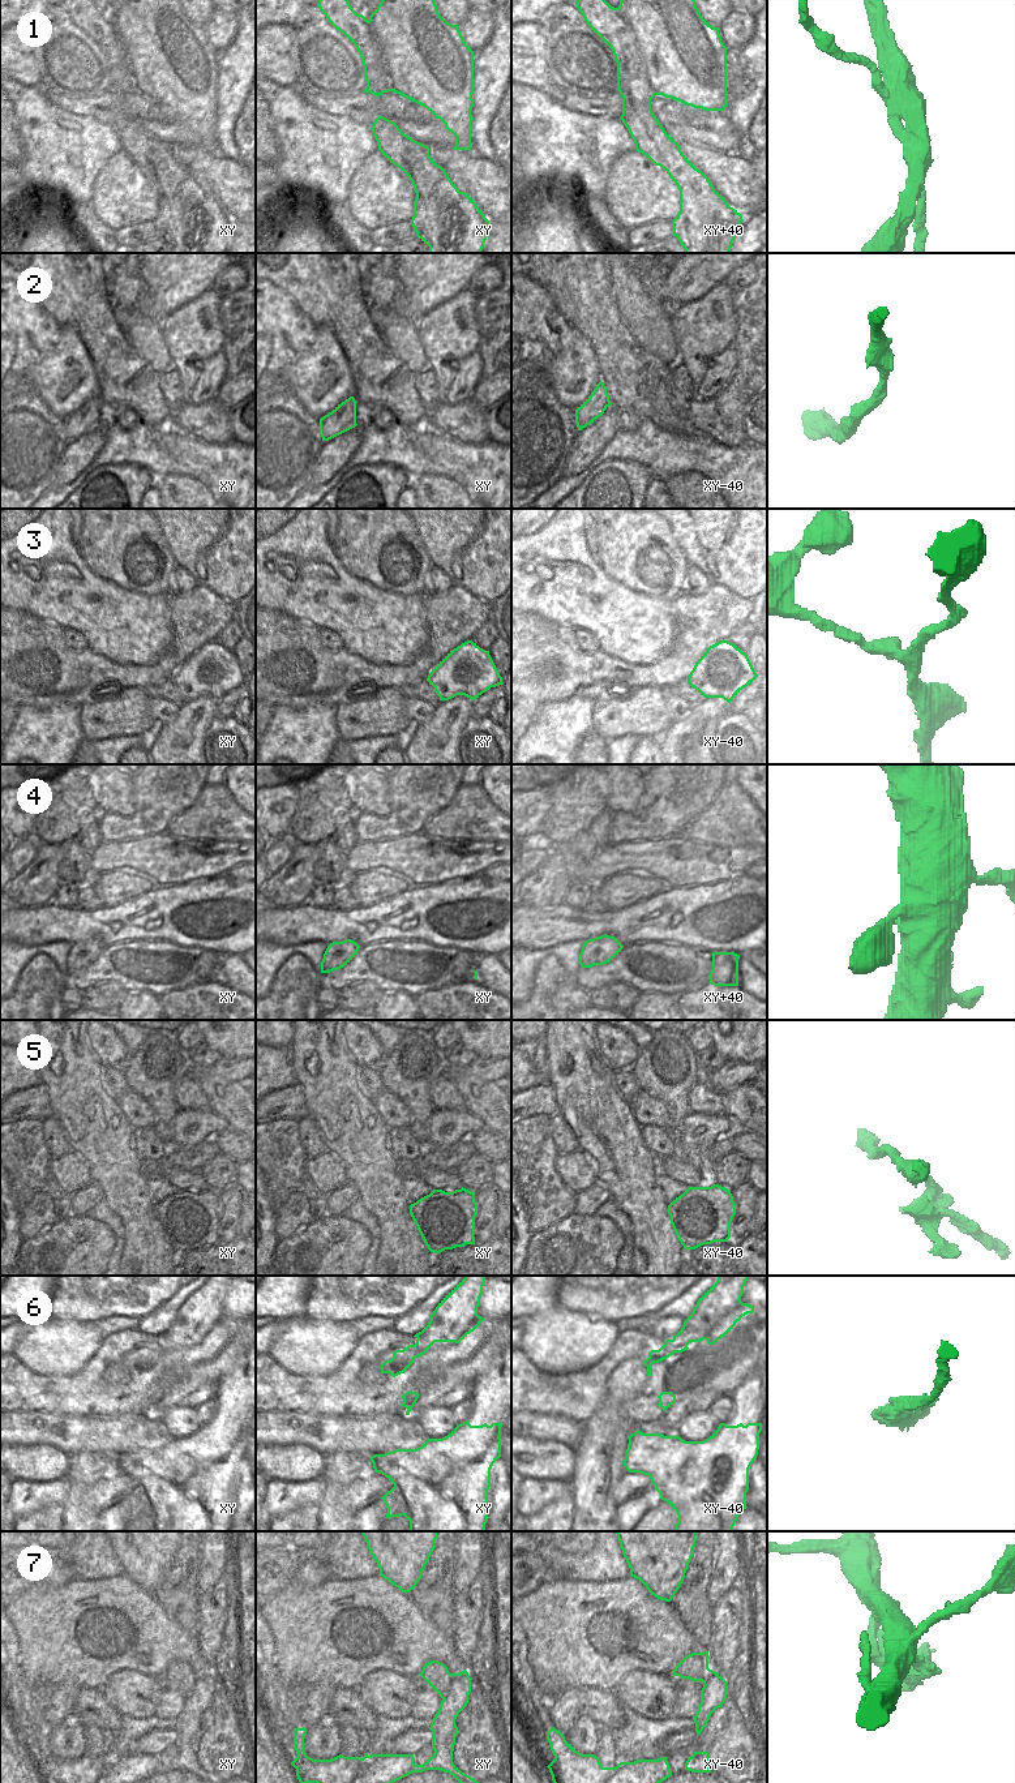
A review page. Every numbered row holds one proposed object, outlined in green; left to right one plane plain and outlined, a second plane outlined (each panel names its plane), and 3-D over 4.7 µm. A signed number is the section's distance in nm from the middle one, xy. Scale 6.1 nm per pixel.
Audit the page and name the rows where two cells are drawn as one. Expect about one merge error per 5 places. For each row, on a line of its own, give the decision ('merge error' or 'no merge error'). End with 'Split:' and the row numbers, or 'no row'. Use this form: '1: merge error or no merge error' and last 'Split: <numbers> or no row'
1: merge error
2: no merge error
3: merge error
4: no merge error
5: merge error
6: no merge error
7: merge error
Split: 1, 3, 5, 7

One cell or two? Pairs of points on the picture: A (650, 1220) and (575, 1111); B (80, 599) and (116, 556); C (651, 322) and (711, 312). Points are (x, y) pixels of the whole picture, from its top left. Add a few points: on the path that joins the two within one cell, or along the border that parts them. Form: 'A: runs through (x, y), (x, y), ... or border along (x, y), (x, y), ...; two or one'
A: runs through (637, 1192), (630, 1179), (608, 1160), (596, 1139); one
B: border along (78, 554), (99, 577), (127, 590); two
C: border along (669, 312), (677, 348); two

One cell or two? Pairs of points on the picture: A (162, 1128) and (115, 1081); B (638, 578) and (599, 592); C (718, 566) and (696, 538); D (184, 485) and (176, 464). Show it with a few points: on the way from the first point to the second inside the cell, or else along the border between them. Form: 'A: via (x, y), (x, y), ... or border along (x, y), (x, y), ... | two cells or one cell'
A: border along (121, 1067), (128, 1087) | two cells
B: border along (598, 564), (613, 579), (632, 590), (650, 595) | two cells
C: via (715, 560), (702, 544) | one cell
D: border along (155, 476), (189, 475), (205, 485) | two cells

